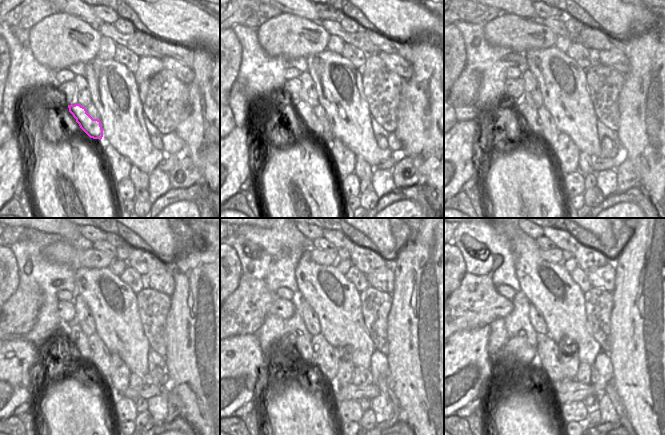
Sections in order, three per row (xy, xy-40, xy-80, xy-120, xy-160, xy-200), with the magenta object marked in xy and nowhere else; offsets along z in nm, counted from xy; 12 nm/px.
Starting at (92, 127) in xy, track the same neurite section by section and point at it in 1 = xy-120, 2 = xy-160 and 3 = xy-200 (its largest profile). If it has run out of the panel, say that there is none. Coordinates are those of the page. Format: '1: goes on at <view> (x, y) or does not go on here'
1: goes on at xy-120 (80, 341)
2: goes on at xy-160 (301, 345)
3: goes on at xy-200 (519, 349)

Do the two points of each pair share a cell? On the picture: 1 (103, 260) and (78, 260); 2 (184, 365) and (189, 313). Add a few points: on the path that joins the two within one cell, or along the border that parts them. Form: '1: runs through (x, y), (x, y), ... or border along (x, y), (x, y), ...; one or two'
1: runs through (97, 260), (84, 260); one
2: runs through (188, 352), (189, 326); one

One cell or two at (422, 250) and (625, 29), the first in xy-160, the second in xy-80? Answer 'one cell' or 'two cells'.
two cells

